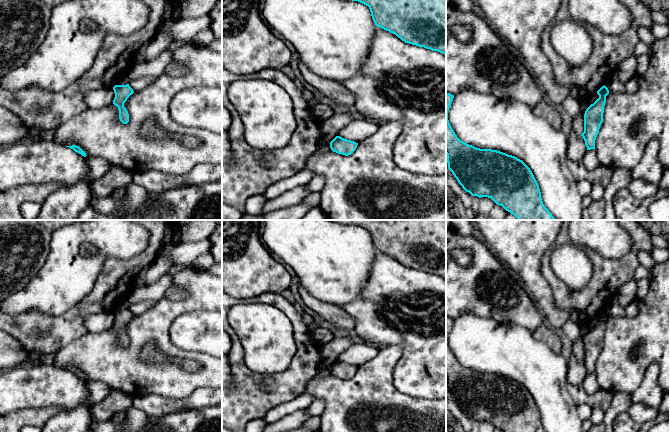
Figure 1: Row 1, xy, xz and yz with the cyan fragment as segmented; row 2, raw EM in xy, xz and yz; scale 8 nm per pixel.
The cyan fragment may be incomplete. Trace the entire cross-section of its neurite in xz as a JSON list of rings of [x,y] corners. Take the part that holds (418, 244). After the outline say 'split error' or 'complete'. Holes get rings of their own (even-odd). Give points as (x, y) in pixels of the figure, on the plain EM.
[[[331,220],[358,225],[369,231],[376,250],[395,258],[405,267],[438,275],[446,280],[446,220]]]; complete

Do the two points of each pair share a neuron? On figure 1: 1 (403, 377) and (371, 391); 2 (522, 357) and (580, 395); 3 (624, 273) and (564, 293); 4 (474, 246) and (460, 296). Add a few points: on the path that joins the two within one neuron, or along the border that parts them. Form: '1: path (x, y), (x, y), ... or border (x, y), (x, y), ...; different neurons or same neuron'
1: border (399, 358), (393, 385), (411, 396); different neurons
2: border (566, 387), (570, 396), (578, 405); different neurons
3: path (609, 277), (590, 296), (579, 296); same neuron
4: path (477, 258), (477, 274), (472, 284); same neuron

